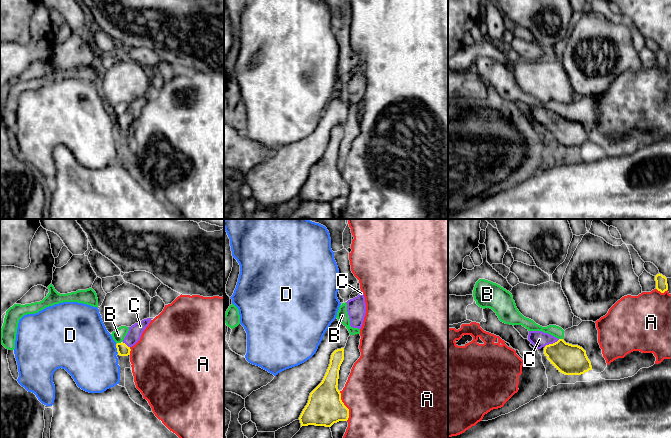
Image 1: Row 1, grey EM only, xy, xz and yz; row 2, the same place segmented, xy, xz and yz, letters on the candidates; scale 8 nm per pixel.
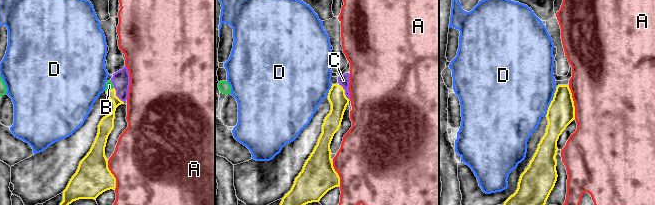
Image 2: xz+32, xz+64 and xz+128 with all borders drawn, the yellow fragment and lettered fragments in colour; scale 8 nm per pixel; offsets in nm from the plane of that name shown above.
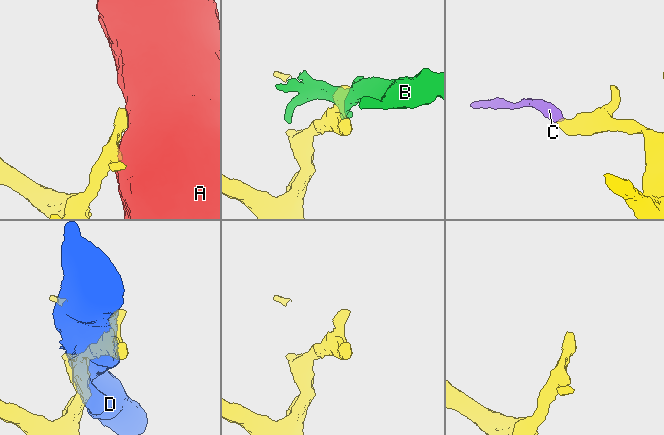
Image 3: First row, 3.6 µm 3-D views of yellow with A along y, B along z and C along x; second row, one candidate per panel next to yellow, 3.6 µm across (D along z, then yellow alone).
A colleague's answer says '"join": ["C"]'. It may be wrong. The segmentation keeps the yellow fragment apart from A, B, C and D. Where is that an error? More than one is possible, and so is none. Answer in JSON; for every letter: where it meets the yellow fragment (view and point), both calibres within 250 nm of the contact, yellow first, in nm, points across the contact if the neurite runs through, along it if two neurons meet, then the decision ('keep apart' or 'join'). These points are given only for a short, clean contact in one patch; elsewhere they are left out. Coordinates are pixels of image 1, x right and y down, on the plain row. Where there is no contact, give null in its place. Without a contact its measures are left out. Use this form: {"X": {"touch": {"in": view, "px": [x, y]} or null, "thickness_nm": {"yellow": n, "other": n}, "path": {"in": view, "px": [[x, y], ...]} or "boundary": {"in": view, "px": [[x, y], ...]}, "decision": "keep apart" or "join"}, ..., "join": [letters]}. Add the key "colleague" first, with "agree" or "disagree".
{"colleague": "agree", "A": {"touch": {"in": "xz", "px": [345, 182]}, "thickness_nm": {"yellow": 280, "other": 480}, "decision": "keep apart"}, "B": {"touch": {"in": "xy", "px": [119, 119]}, "thickness_nm": {"yellow": 100, "other": 100}, "boundary": {"in": "xy", "px": [[117, 118], [120, 119]]}, "decision": "keep apart"}, "C": {"touch": {"in": "yz", "px": [551, 120]}, "thickness_nm": {"yellow": 240, "other": 140}, "path": {"in": "yz", "px": [[569, 135], [563, 132], [551, 120], [546, 116], [539, 115]]}, "decision": "join"}, "D": {"touch": {"in": "xy", "px": [117, 125]}, "thickness_nm": {"yellow": 100, "other": 460}, "decision": "keep apart"}, "join": ["C"]}

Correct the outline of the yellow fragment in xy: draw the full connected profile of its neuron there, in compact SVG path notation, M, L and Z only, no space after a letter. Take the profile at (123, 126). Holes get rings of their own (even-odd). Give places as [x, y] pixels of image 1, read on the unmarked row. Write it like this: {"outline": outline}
{"outline": "M147 94L129 103L129 107L125 112L123 118L116 120L118 131L130 131L130 124L140 116L143 107L146 105L150 98L151 94Z"}

